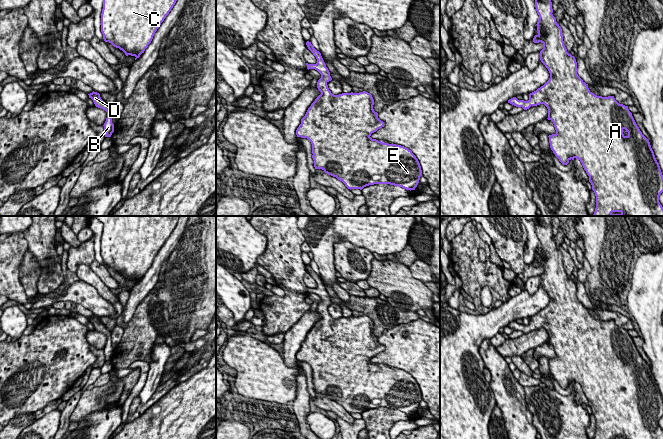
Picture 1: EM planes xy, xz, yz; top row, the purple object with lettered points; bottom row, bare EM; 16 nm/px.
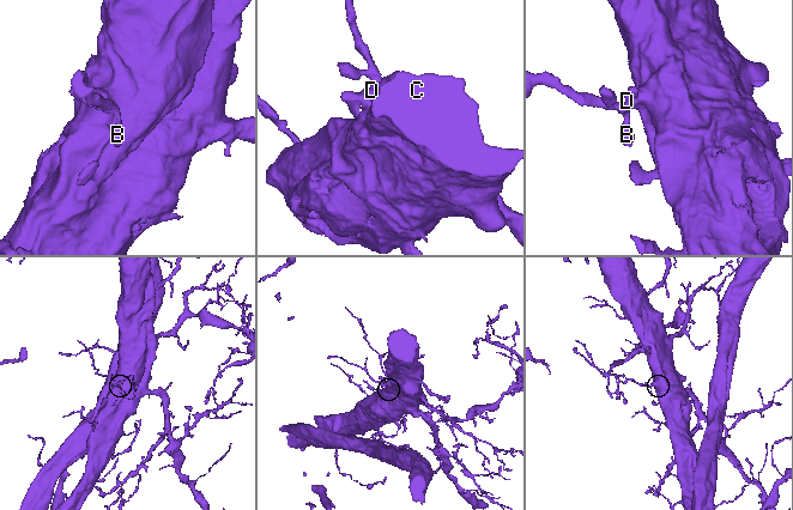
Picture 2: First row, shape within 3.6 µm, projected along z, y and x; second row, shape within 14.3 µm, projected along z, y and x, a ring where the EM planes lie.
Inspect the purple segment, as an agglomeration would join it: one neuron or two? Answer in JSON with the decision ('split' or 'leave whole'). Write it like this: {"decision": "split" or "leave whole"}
{"decision": "leave whole"}

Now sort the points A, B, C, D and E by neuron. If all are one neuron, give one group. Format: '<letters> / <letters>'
A B C D E

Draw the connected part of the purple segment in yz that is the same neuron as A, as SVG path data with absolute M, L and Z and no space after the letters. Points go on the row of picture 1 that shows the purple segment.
M535 0L535 7L539 15L539 19L537 24L535 25L537 27L536 30L538 31L538 34L534 36L533 42L534 43L541 42L543 44L543 49L540 51L540 60L548 69L550 73L550 78L543 86L541 86L536 91L529 94L528 101L518 100L516 97L513 97L508 100L508 103L516 107L522 107L524 110L529 109L531 106L537 106L540 104L544 104L547 107L548 109L547 119L553 122L555 130L556 130L555 134L548 136L550 148L563 165L567 165L571 159L574 160L575 158L578 159L582 163L584 170L589 176L589 182L591 183L592 190L594 191L596 196L596 208L593 214L594 216L663 216L663 207L659 202L659 196L663 192L663 175L662 175L659 163L657 162L655 158L655 155L651 148L649 140L640 131L639 127L637 126L632 116L632 113L628 109L628 106L619 104L615 100L614 96L602 97L602 96L595 95L589 90L588 84L586 84L578 76L576 59L574 56L572 56L571 54L567 52L567 49L564 45L562 29L559 26L559 24L556 22L556 18L552 14L553 9L552 9L551 0Z

